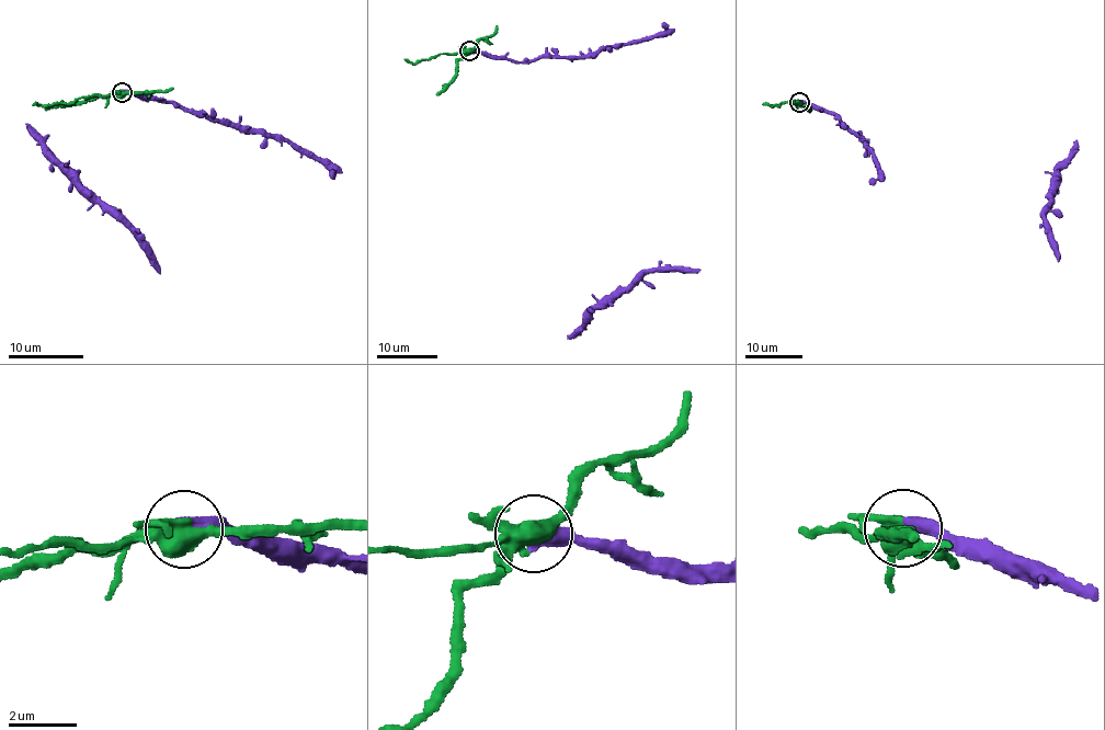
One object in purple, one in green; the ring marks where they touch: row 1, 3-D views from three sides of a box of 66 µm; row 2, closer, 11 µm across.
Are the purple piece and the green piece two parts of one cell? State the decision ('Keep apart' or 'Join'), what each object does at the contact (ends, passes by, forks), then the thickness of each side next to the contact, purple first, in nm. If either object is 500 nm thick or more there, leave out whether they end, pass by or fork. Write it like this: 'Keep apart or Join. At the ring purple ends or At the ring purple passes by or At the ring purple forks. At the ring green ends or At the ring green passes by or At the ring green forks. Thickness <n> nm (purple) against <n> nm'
Keep apart. At the ring purple ends. At the ring green forks. Thickness 440 nm (purple) against 460 nm

